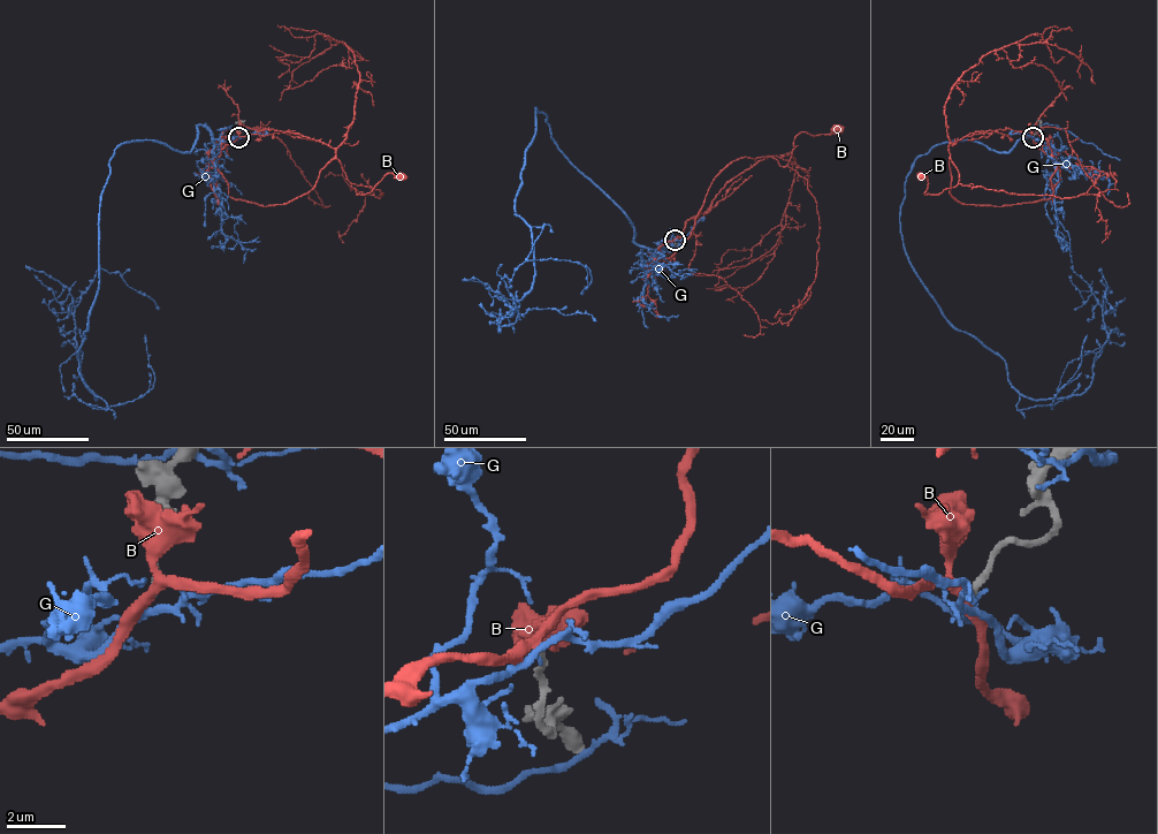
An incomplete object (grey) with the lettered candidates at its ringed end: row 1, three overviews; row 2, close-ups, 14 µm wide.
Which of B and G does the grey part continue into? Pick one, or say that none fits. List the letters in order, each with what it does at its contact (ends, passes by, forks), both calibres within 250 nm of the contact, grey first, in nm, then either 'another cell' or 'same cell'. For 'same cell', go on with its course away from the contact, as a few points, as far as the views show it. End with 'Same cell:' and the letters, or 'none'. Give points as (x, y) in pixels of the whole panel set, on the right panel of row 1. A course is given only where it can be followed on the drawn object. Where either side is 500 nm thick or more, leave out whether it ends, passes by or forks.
B: it forks there; 240 nm thick on the grey side, 280 nm on the other; another cell
G: it passes by; 280 nm thick on the grey side, 170 nm on the other; another cell
Same cell: none

